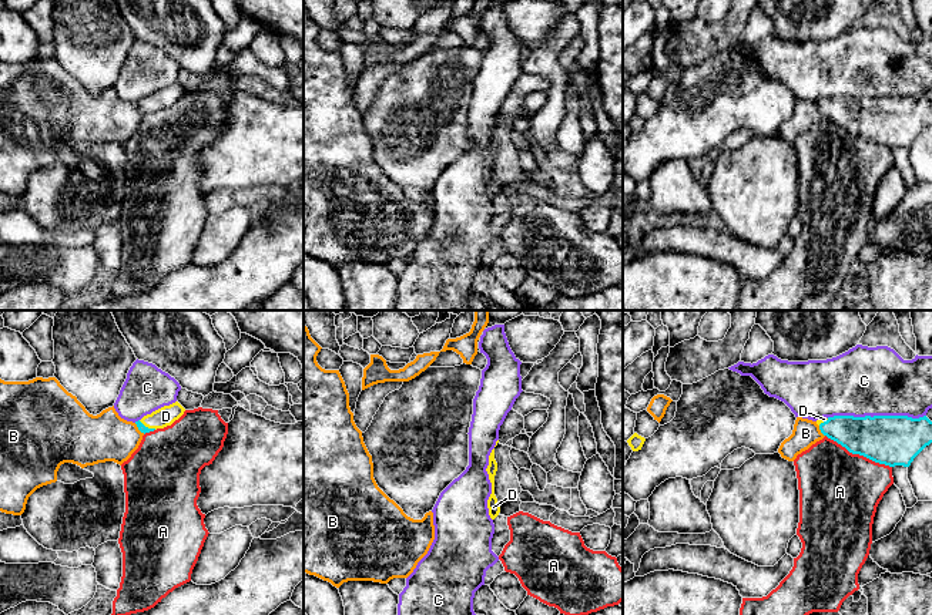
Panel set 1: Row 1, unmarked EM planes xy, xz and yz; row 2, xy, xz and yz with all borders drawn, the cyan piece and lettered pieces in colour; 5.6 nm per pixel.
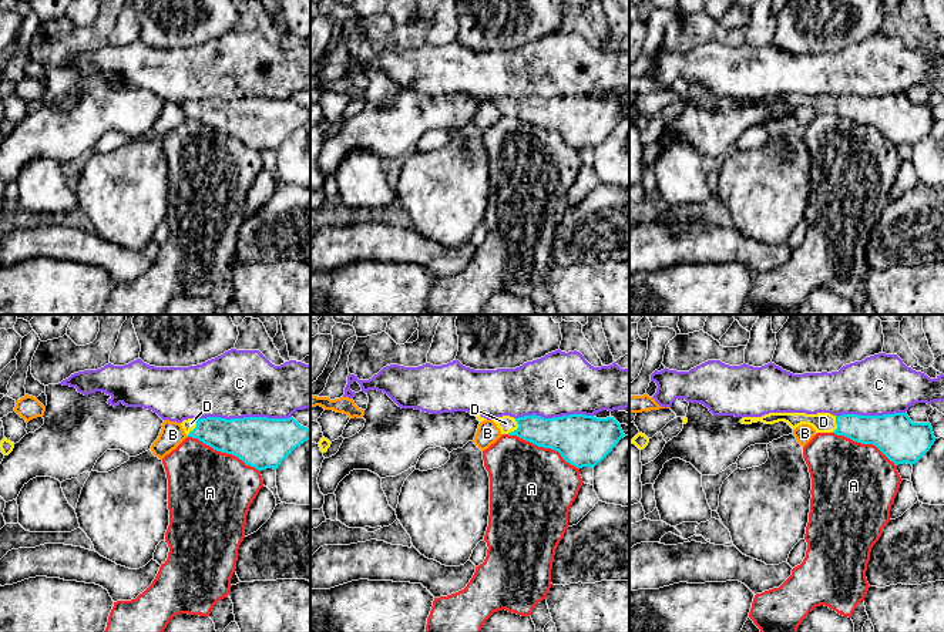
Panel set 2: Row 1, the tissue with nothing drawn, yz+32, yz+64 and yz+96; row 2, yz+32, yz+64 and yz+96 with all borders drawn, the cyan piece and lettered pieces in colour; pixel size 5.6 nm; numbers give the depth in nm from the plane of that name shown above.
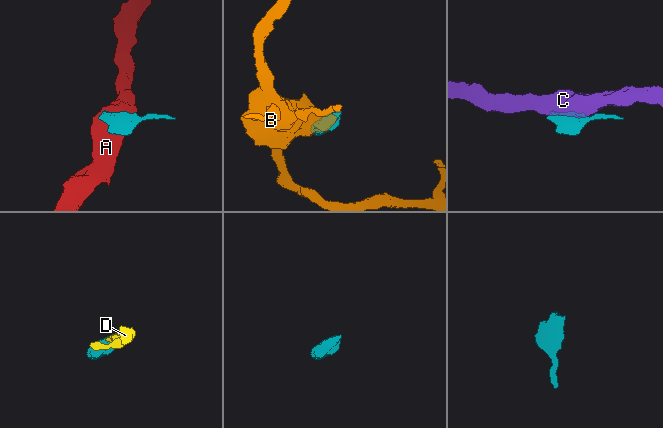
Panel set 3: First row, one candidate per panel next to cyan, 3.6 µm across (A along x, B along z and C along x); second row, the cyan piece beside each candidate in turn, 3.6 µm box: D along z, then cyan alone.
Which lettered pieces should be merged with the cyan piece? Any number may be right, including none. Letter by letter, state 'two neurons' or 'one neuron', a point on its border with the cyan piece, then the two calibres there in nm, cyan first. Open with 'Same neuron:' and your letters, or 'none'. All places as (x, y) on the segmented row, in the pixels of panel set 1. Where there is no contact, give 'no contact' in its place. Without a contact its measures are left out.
Same neuron: D
A: two neurons; meets cyan in yz at (858, 453); 280 nm thick on the cyan side, 460 nm on the other
B: two neurons; meets cyan in yz at (821, 432); 220 nm thick on the cyan side, 150 nm on the other
C: two neurons; meets cyan in yz at (875, 416); 280 nm thick on the cyan side, 380 nm on the other
D: one neuron; meets cyan in xy at (147, 427); 50 nm thick on the cyan side, 110 nm on the other

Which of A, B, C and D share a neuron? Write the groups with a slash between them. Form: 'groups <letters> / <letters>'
groups A / B / C / D

